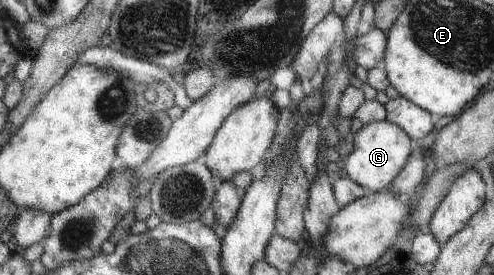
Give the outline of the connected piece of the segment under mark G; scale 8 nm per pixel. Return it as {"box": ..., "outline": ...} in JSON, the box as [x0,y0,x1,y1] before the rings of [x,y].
{"box":[340,121,414,192],"outline":[[[373,121],[364,124],[357,133],[354,133],[353,151],[344,154],[340,166],[345,175],[359,186],[367,187],[372,192],[387,190],[395,177],[403,170],[409,157],[414,153],[411,149],[409,135],[389,121]]]}

